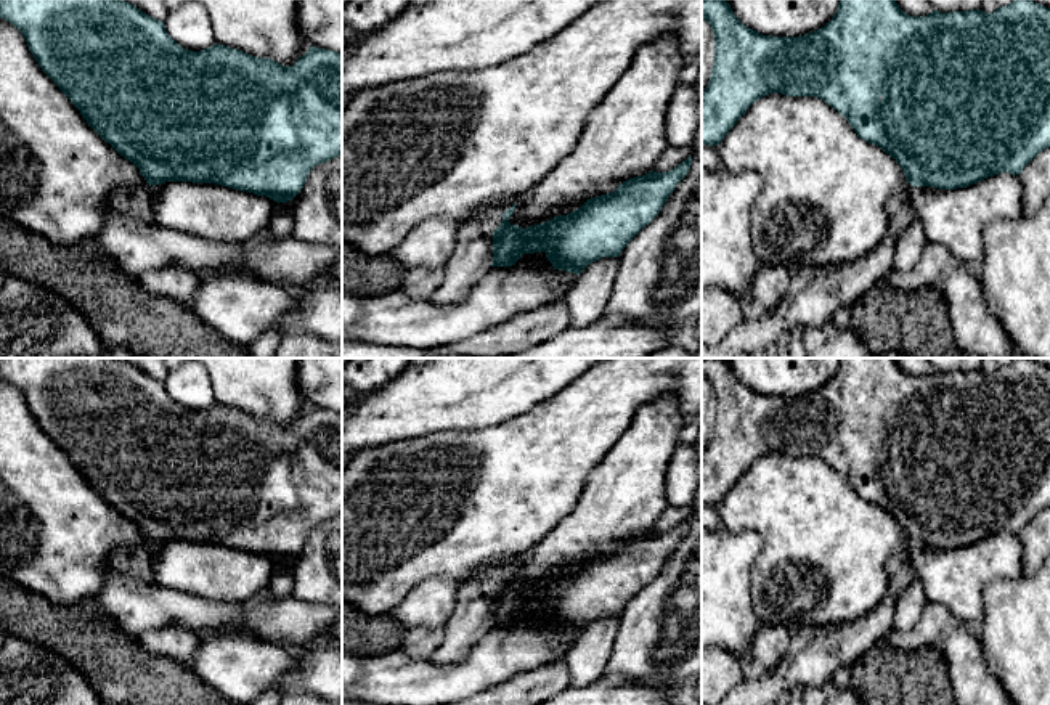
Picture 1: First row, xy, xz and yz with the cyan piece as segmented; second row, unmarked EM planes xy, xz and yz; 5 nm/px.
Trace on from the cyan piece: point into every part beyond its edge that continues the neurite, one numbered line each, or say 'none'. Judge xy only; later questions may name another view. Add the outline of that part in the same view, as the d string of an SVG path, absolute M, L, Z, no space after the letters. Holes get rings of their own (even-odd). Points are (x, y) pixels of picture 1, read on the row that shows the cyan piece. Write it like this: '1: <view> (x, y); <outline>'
none

